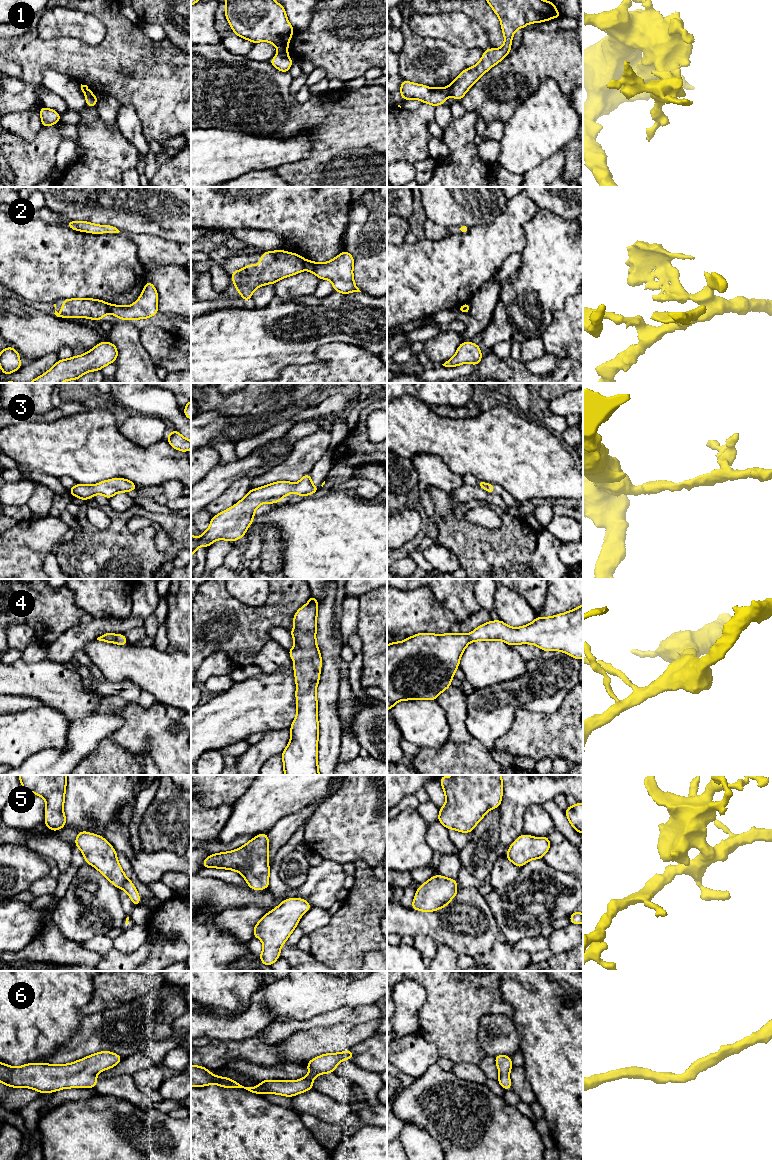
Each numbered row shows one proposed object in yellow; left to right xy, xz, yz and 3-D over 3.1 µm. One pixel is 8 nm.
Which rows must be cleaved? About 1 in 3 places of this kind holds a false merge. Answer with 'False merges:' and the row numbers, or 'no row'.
False merges: 1, 2

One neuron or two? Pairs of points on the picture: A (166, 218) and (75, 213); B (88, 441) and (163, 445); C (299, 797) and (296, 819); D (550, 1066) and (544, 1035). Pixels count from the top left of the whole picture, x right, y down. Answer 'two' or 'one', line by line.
A: one
B: one
C: two
D: one

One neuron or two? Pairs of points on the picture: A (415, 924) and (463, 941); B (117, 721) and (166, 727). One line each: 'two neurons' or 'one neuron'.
A: one neuron
B: two neurons

